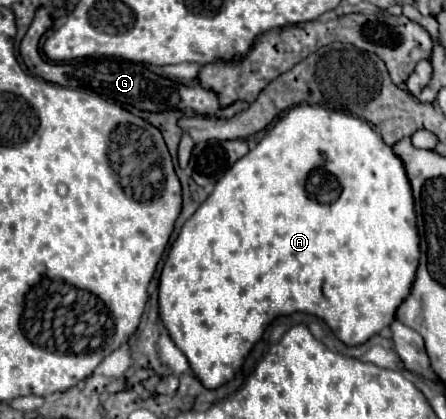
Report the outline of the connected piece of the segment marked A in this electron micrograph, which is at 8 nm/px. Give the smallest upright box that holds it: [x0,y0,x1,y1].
[159,104,420,390]

